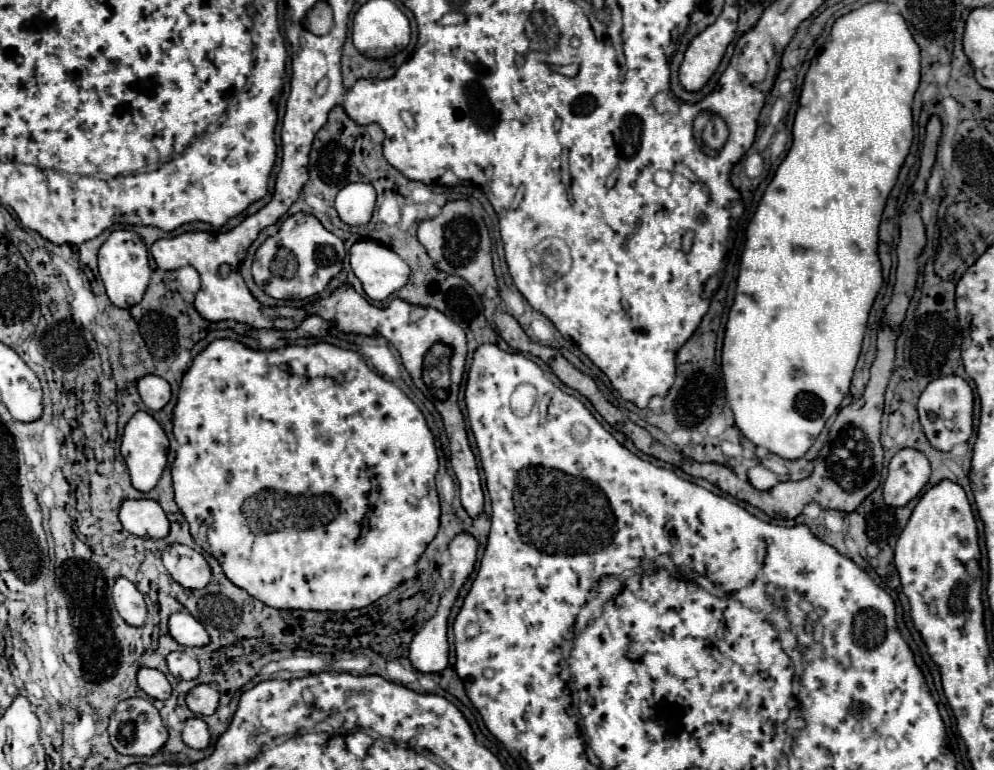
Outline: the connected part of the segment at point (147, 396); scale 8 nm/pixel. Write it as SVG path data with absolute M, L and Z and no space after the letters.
M147 374L137 380L137 392L143 400L143 404L151 410L161 410L169 398L171 398L171 388L169 384L155 374Z

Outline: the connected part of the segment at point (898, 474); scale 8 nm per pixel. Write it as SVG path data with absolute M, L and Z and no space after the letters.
M915 448L899 450L889 462L889 474L883 486L883 498L889 506L905 506L927 484L931 474L929 460Z

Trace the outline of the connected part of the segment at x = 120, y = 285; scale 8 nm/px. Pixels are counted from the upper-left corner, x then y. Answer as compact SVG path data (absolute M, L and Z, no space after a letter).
M115 230L109 234L109 238L99 248L99 274L105 284L109 300L119 308L129 308L141 302L145 286L149 284L149 258L147 248L139 234L131 230Z

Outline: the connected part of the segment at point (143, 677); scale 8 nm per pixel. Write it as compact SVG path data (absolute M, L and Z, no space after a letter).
M141 668L137 672L137 684L139 688L151 696L151 698L159 698L159 700L165 700L171 696L171 686L165 678L163 672L159 670L153 670L153 668Z

